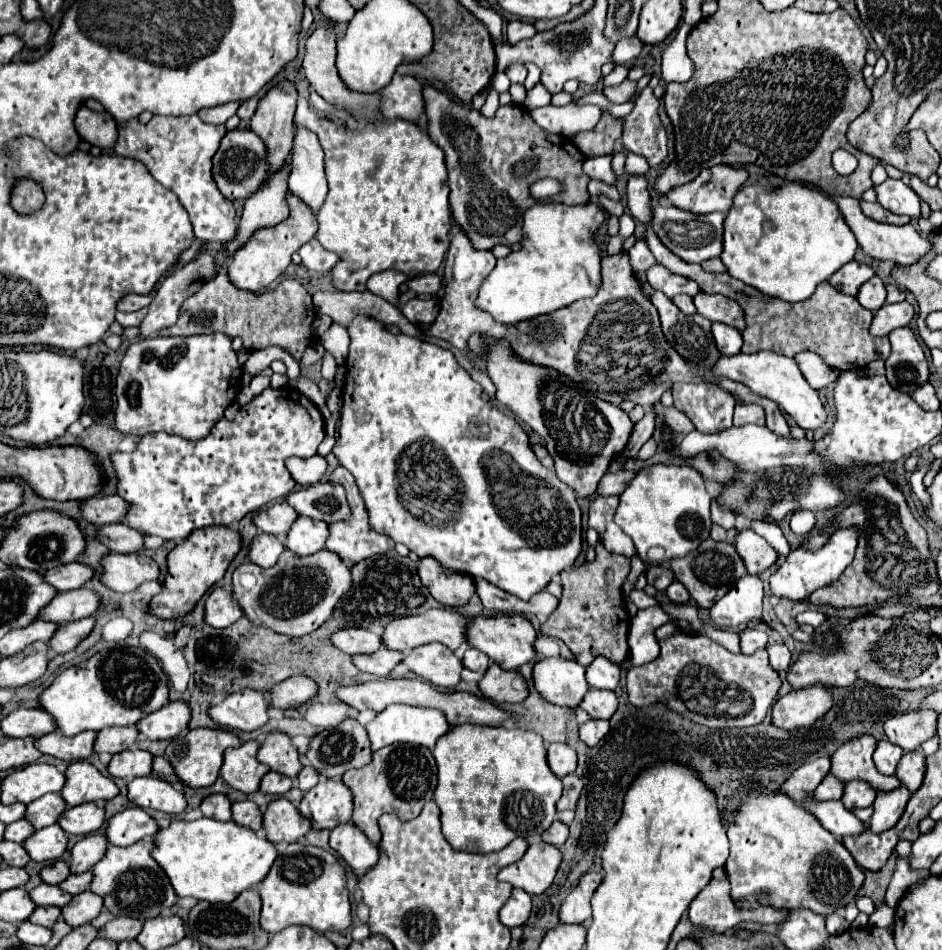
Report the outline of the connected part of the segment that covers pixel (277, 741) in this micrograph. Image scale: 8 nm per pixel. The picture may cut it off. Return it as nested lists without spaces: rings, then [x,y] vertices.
[[[283,732],[267,734],[267,738],[259,746],[257,760],[261,764],[267,764],[271,770],[285,774],[289,778],[295,778],[299,774],[299,770],[303,768],[299,762],[297,748],[291,744],[289,736]]]

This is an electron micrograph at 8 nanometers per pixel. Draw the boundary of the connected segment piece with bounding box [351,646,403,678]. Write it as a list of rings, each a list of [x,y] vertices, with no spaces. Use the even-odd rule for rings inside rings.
[[[381,646],[377,652],[357,654],[357,656],[353,656],[351,660],[353,660],[353,664],[355,664],[361,672],[367,672],[367,674],[385,678],[385,676],[393,670],[393,666],[403,660],[403,654],[401,654],[401,652],[387,650],[385,646]]]

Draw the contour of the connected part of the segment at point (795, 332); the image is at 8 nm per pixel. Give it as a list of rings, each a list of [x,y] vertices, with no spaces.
[[[631,176],[627,184],[627,208],[635,220],[641,220],[647,224],[647,246],[653,252],[655,260],[665,266],[667,270],[681,274],[685,278],[691,278],[699,284],[699,288],[707,294],[723,294],[727,298],[733,298],[745,312],[745,330],[743,334],[743,348],[745,354],[755,354],[761,350],[771,350],[785,356],[795,356],[803,350],[817,352],[829,366],[845,372],[845,370],[861,370],[873,360],[887,360],[891,346],[889,338],[877,338],[869,334],[869,324],[873,318],[873,312],[867,308],[861,308],[855,296],[841,294],[831,288],[829,282],[819,284],[815,294],[797,304],[783,302],[779,298],[763,296],[759,290],[731,278],[727,272],[723,274],[709,274],[699,264],[687,264],[681,258],[677,258],[673,252],[669,252],[653,234],[651,230],[651,206],[649,206],[649,186],[643,176]]]

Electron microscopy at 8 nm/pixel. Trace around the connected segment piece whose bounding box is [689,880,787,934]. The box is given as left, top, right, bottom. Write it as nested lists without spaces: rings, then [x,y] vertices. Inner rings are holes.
[[[711,880],[703,892],[699,892],[699,896],[691,902],[689,906],[689,920],[691,924],[695,926],[703,926],[715,934],[721,934],[725,930],[729,930],[731,926],[739,924],[739,922],[757,922],[757,924],[777,924],[785,918],[785,912],[777,912],[775,908],[771,906],[757,906],[755,910],[739,910],[733,902],[731,902],[731,896],[729,896],[729,880]]]

